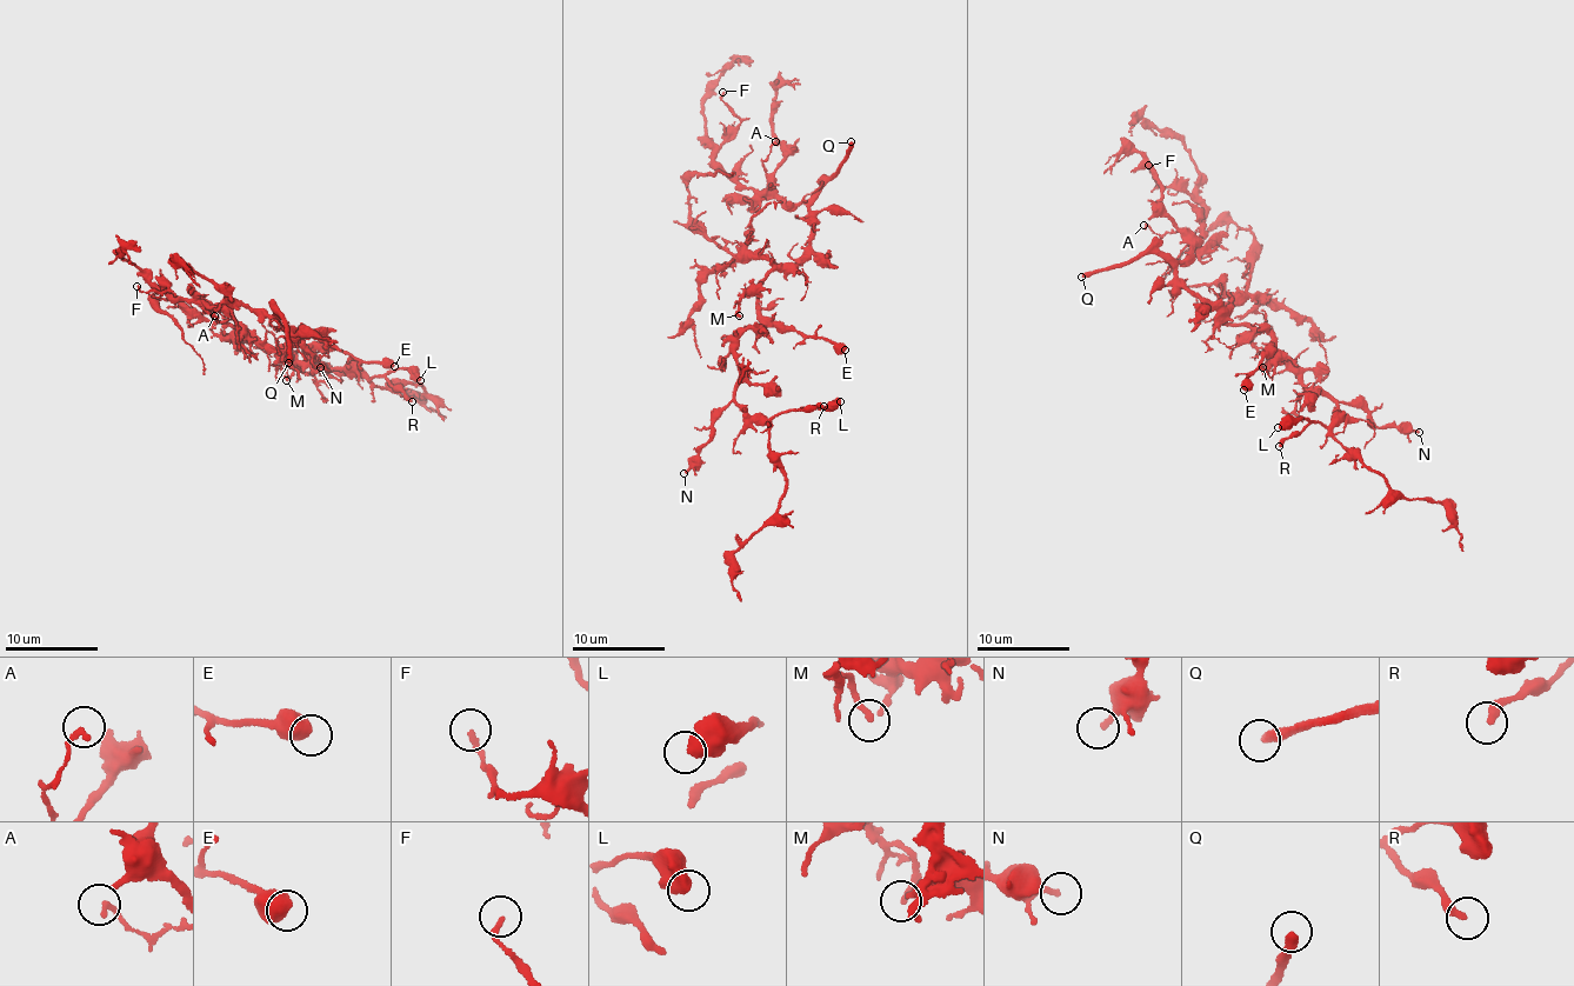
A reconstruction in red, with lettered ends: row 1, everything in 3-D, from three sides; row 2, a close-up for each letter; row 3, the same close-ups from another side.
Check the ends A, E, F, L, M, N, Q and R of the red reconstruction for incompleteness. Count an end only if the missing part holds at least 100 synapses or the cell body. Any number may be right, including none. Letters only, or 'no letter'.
Q

